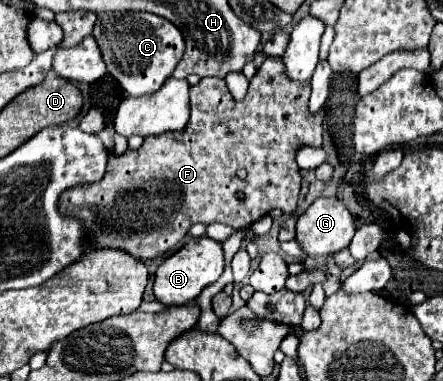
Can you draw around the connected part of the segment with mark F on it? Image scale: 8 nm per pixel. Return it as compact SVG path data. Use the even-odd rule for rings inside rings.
M267 58L261 64L241 102L233 100L223 80L201 78L201 82L193 86L193 108L187 128L163 136L149 136L139 150L127 150L121 158L111 156L107 176L101 184L87 184L87 188L71 188L63 192L59 210L63 214L79 216L83 224L91 228L91 236L99 240L99 248L125 250L143 262L175 248L197 222L221 222L233 230L245 230L273 208L283 210L283 214L293 214L301 188L301 170L295 160L297 150L303 146L323 146L325 114L323 110L311 114L309 94L311 84L291 80L285 74L281 58Z

